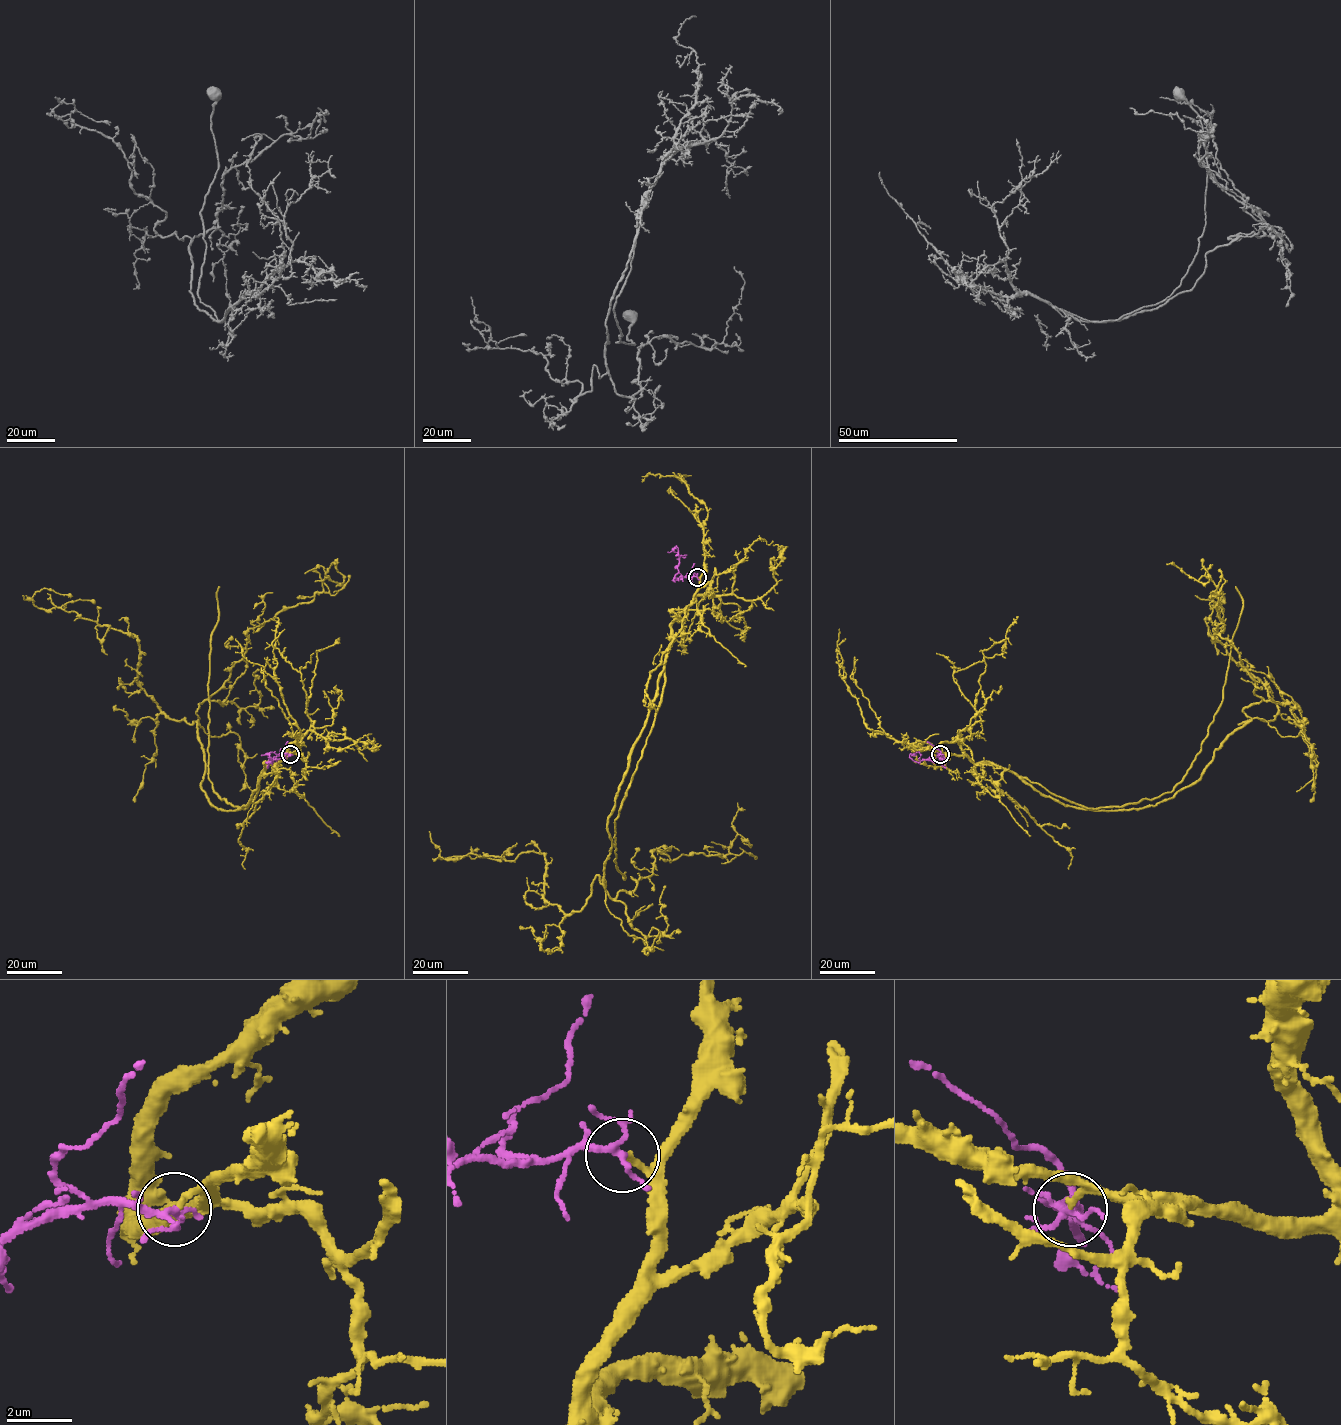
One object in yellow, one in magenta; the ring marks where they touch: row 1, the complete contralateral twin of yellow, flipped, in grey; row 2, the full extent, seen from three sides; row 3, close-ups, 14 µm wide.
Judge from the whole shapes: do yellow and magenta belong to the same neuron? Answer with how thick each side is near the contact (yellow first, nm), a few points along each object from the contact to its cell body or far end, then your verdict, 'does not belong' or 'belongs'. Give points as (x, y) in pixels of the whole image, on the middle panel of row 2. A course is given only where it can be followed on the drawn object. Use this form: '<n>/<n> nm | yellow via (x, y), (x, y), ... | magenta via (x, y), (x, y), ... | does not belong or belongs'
200/170 nm | yellow via (697, 577), (586, 904), (565, 914), (543, 897), (543, 854), (439, 857), (478, 849) | magenta via (696, 577), (675, 578), (679, 557), (676, 546), (672, 550), (685, 557) | belongs

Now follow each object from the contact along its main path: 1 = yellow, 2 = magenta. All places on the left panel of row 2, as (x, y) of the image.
1: (291, 754), (241, 809), (214, 807), (197, 724), (137, 681), (137, 638), (32, 600), (72, 596)
2: (290, 754), (277, 754), (268, 763), (273, 759), (272, 762), (269, 754), (266, 754), (273, 752), (279, 756)

